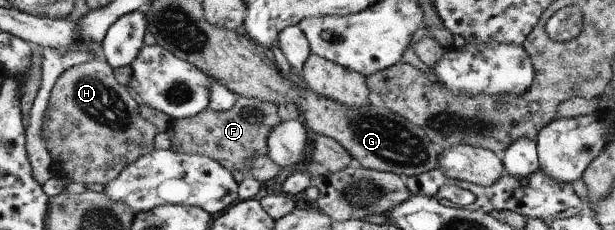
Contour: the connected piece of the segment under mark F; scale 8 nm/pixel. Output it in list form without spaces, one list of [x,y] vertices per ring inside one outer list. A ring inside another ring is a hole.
[[[237,96],[233,107],[215,111],[205,107],[193,117],[176,119],[170,132],[170,149],[182,154],[197,154],[215,160],[230,173],[240,171],[247,176],[251,159],[267,153],[266,137],[281,122],[277,106],[255,98]]]

